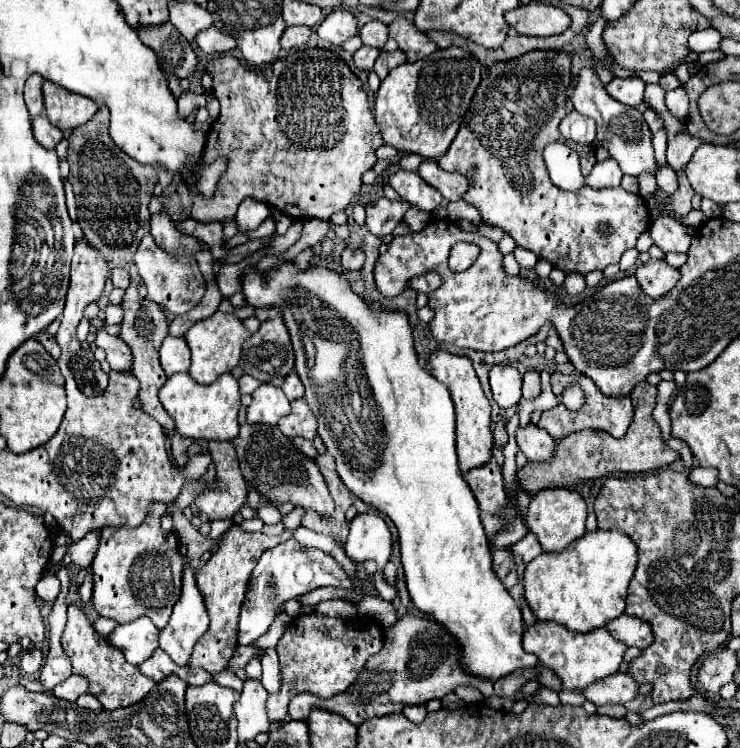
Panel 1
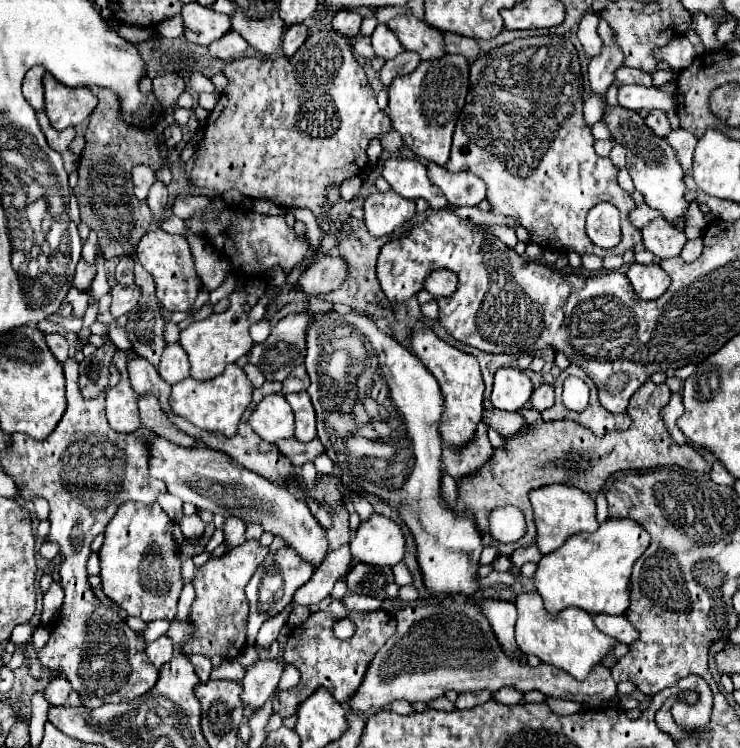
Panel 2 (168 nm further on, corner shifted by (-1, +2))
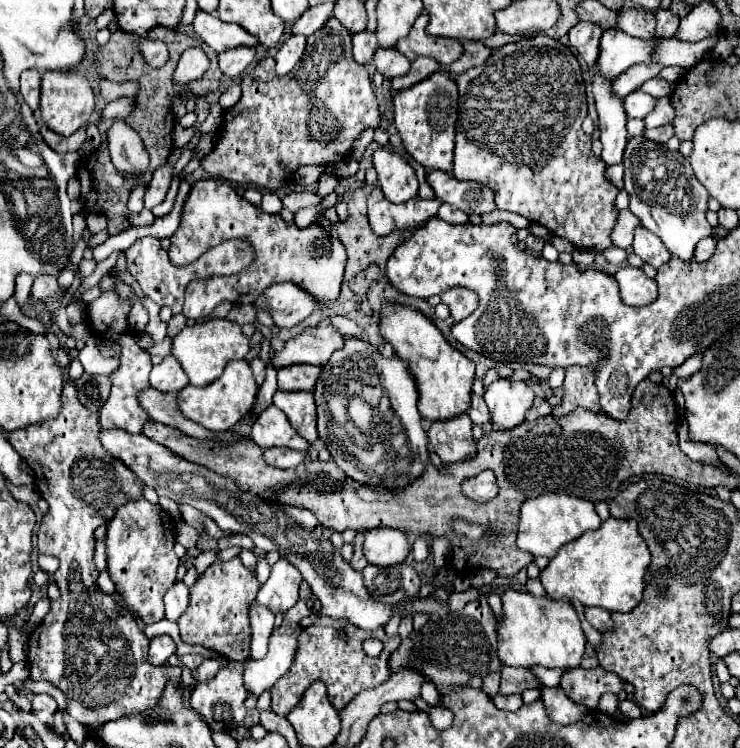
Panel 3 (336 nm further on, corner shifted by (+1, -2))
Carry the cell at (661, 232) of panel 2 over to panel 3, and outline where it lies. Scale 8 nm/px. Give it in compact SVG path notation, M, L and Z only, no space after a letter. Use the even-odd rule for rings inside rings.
M638 226L634 230L634 242L632 242L634 254L638 254L646 264L660 268L664 262L668 262L672 256L666 252L664 244L660 244L660 238L656 234L648 232L644 226Z

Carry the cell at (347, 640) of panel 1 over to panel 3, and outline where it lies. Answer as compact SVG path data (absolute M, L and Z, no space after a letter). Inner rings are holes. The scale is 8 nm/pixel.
M334 620L330 626L324 626L324 628L314 624L304 628L298 638L298 654L294 658L294 664L272 688L272 710L278 712L280 716L286 716L300 702L302 694L314 680L322 680L326 684L332 706L336 710L342 710L364 688L374 688L388 680L390 676L388 660L398 646L400 646L400 636L388 638L384 634L384 628L378 628L374 632L364 632L344 620ZM340 630L344 630L344 636L340 636ZM366 638L382 640L384 650L380 652L380 656L372 658L364 652L362 644Z

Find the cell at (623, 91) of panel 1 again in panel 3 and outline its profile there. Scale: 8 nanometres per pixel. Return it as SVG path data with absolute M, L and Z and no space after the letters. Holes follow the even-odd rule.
M636 90L636 92L628 94L628 96L624 98L624 106L626 106L628 118L640 118L640 120L644 120L644 118L654 110L656 100L658 100L658 98L650 96L650 94L642 92L642 90Z

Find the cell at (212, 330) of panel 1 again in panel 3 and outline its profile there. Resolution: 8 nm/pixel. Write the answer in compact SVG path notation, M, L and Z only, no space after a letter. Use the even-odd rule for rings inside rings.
M212 318L212 320L202 322L202 324L186 326L172 340L172 356L182 364L184 372L190 378L190 384L194 384L194 386L208 386L224 372L224 366L230 360L244 358L248 354L248 350L250 350L250 342L242 334L240 326L236 322L226 320L226 318L224 320Z

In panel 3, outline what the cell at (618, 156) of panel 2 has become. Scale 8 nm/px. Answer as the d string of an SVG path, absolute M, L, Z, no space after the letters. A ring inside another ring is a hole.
M594 68L594 76L592 76L592 94L600 116L598 122L600 142L604 144L602 160L606 164L620 164L628 142L628 134L626 134L628 116L624 112L624 100L612 92L612 80L602 76L598 68Z

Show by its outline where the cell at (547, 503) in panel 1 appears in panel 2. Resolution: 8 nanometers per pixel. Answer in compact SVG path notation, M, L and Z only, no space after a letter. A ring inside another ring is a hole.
M552 484L530 492L530 502L534 508L534 522L536 522L536 546L542 554L550 554L556 548L564 544L566 538L578 532L594 532L598 528L596 522L596 506L590 494L574 488L574 486L562 486Z

